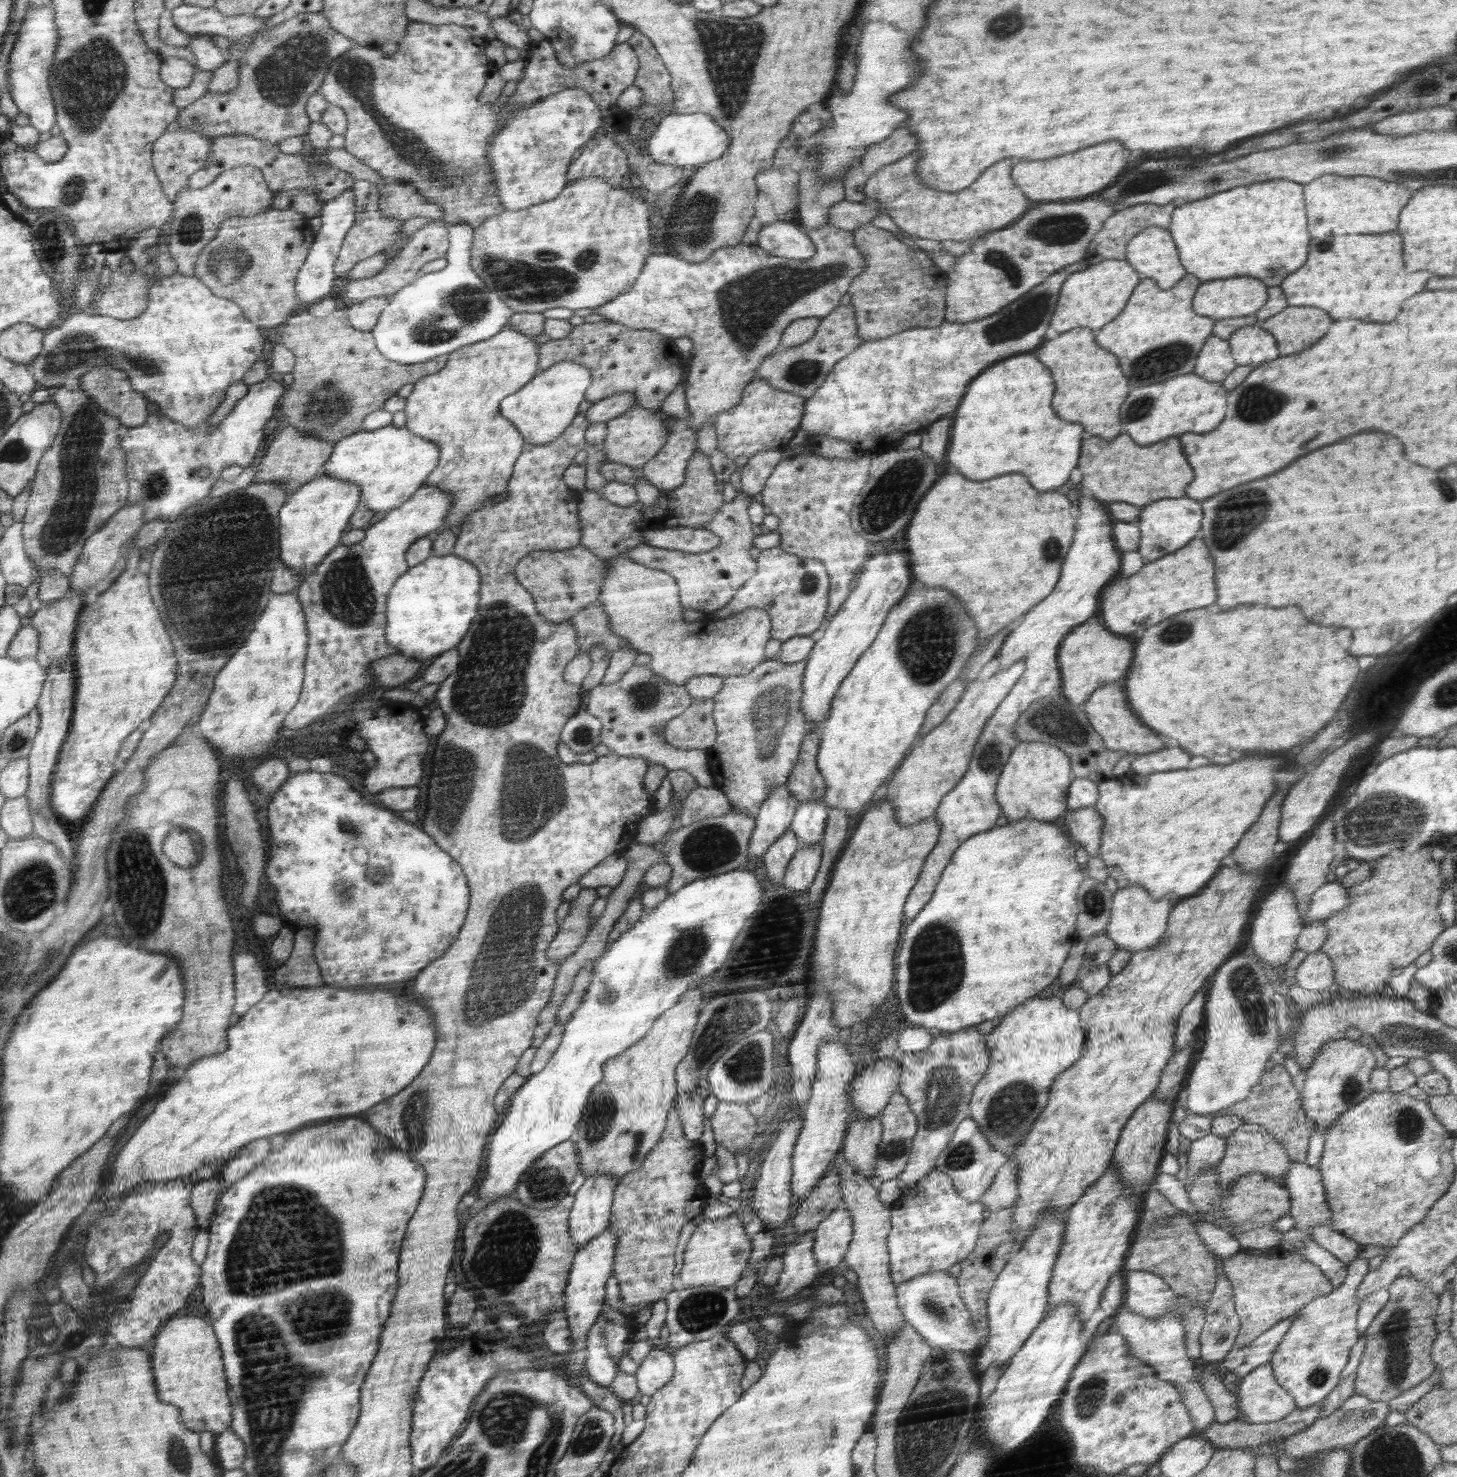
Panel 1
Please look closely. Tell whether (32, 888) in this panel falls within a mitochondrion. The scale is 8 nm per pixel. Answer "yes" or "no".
yes

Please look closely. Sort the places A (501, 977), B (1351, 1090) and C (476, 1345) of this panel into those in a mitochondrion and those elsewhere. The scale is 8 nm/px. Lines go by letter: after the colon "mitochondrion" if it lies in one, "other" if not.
A: mitochondrion
B: mitochondrion
C: other

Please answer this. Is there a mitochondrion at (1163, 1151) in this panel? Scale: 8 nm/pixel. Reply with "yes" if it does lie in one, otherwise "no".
no

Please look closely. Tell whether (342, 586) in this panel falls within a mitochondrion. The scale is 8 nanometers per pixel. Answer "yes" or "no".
yes

